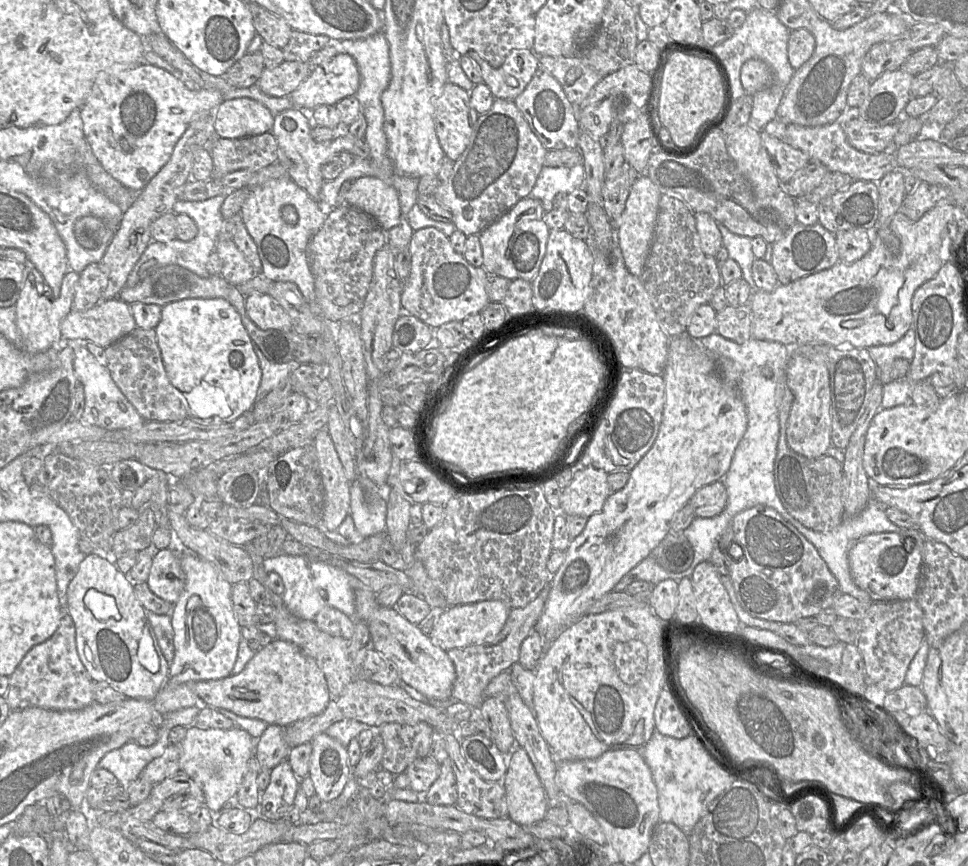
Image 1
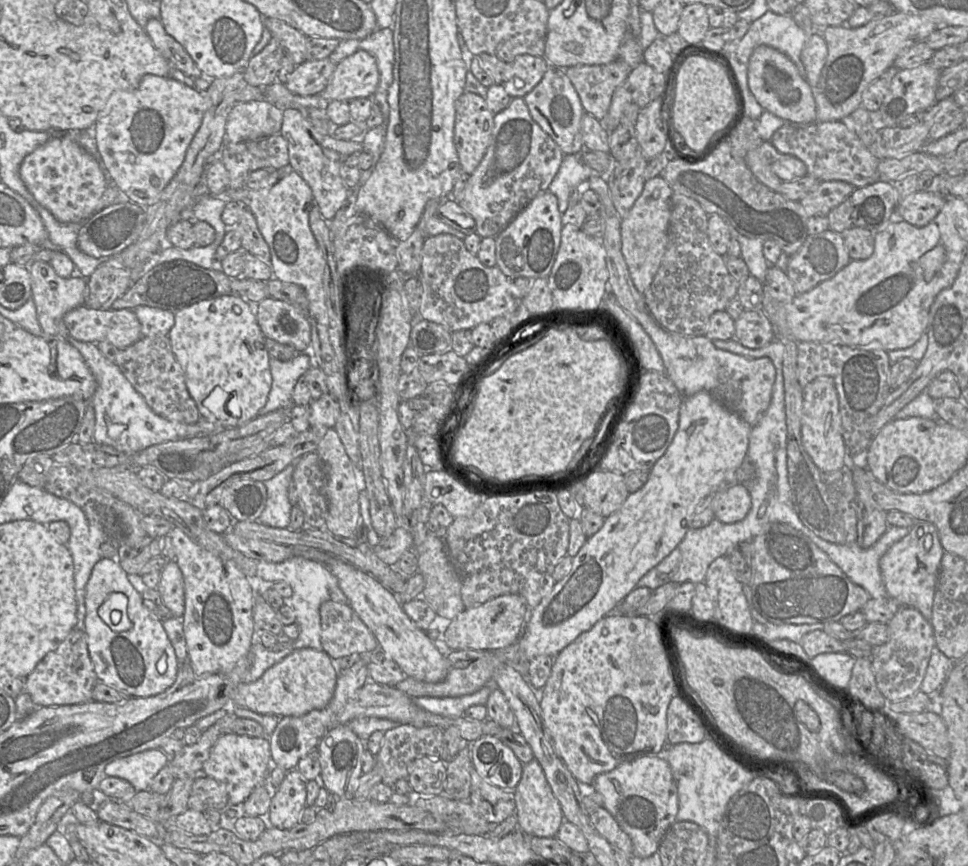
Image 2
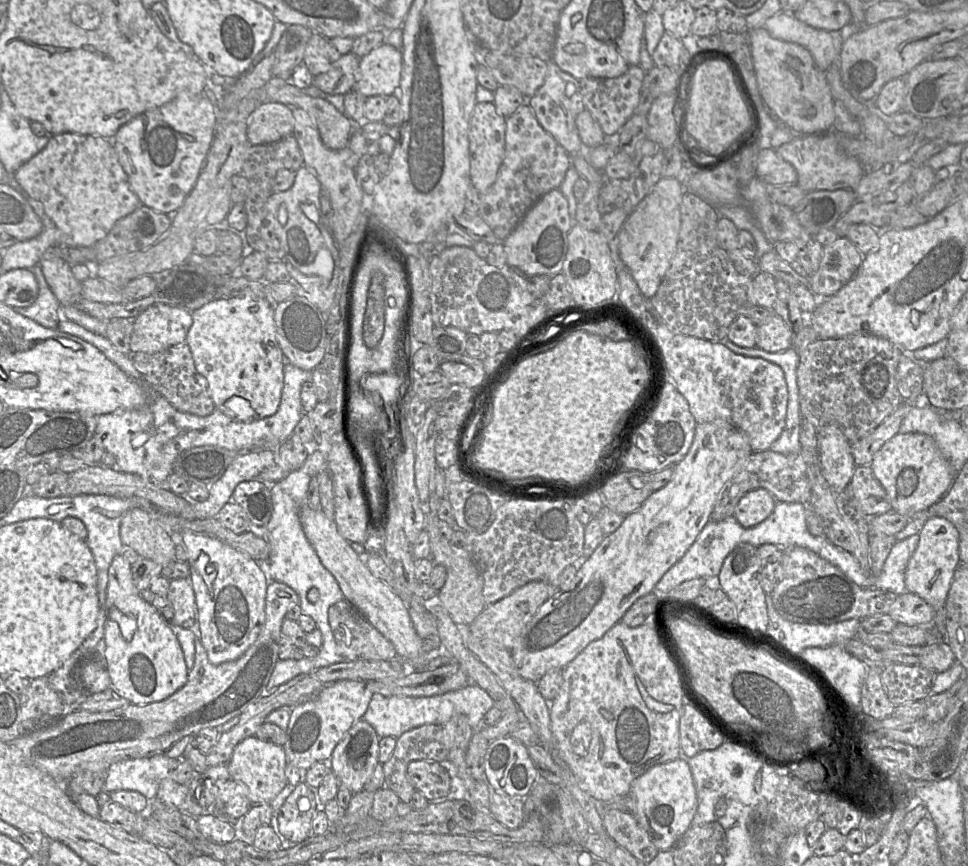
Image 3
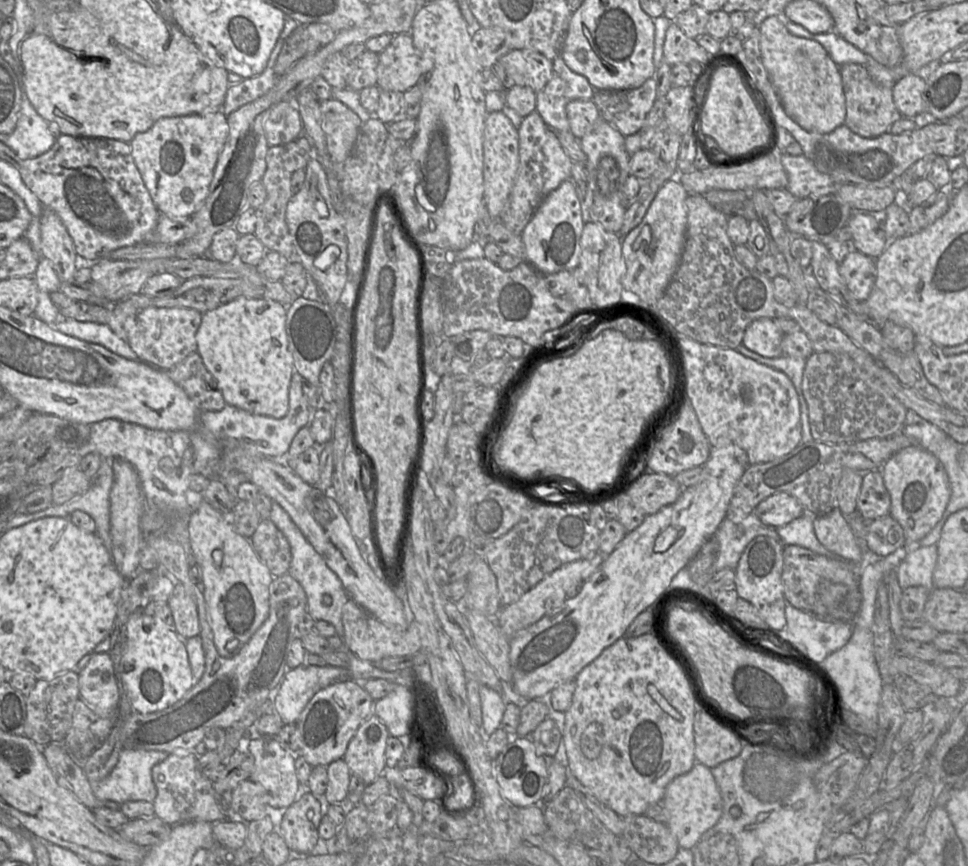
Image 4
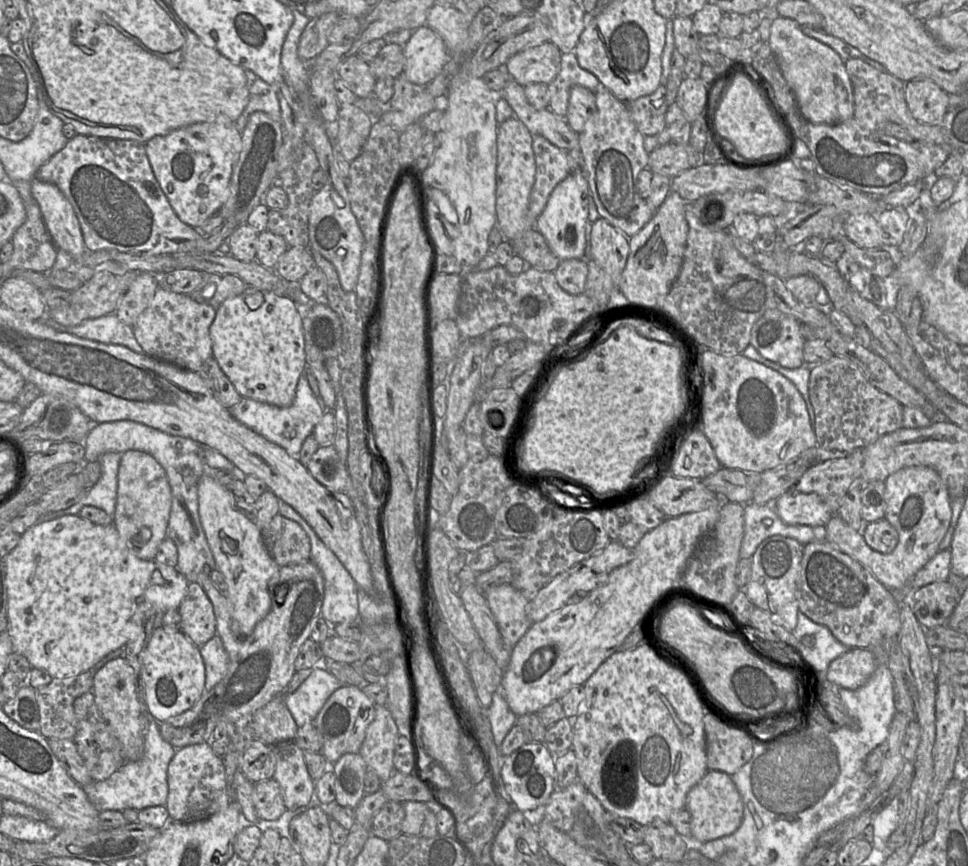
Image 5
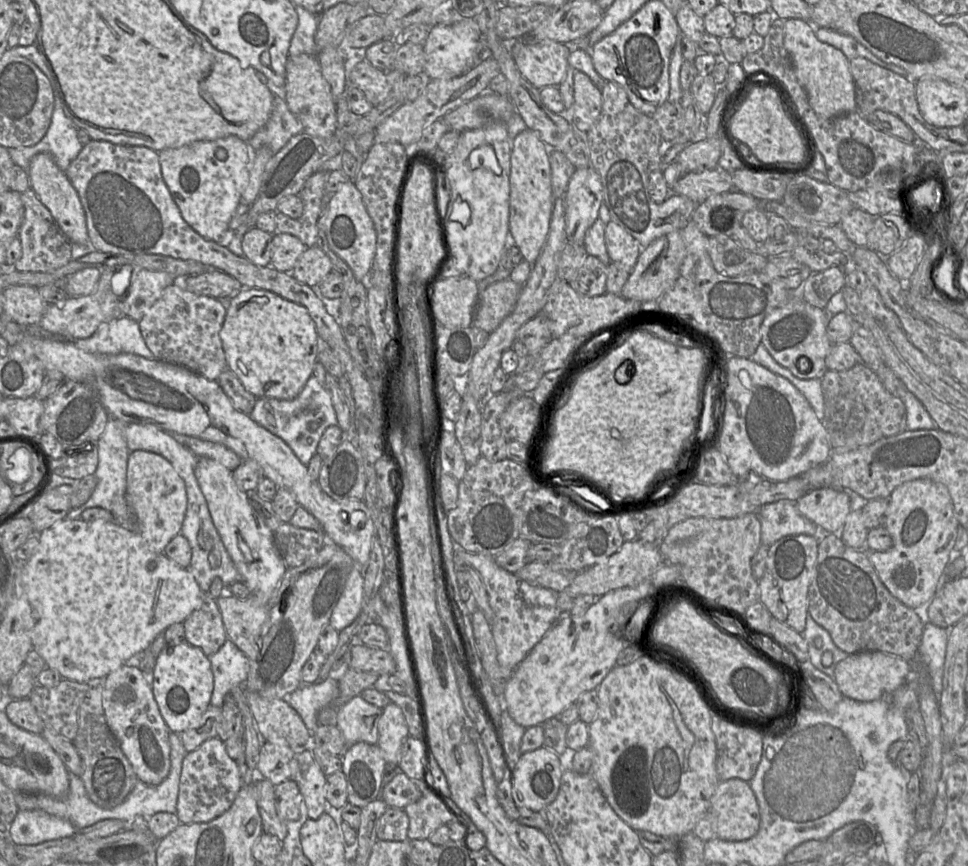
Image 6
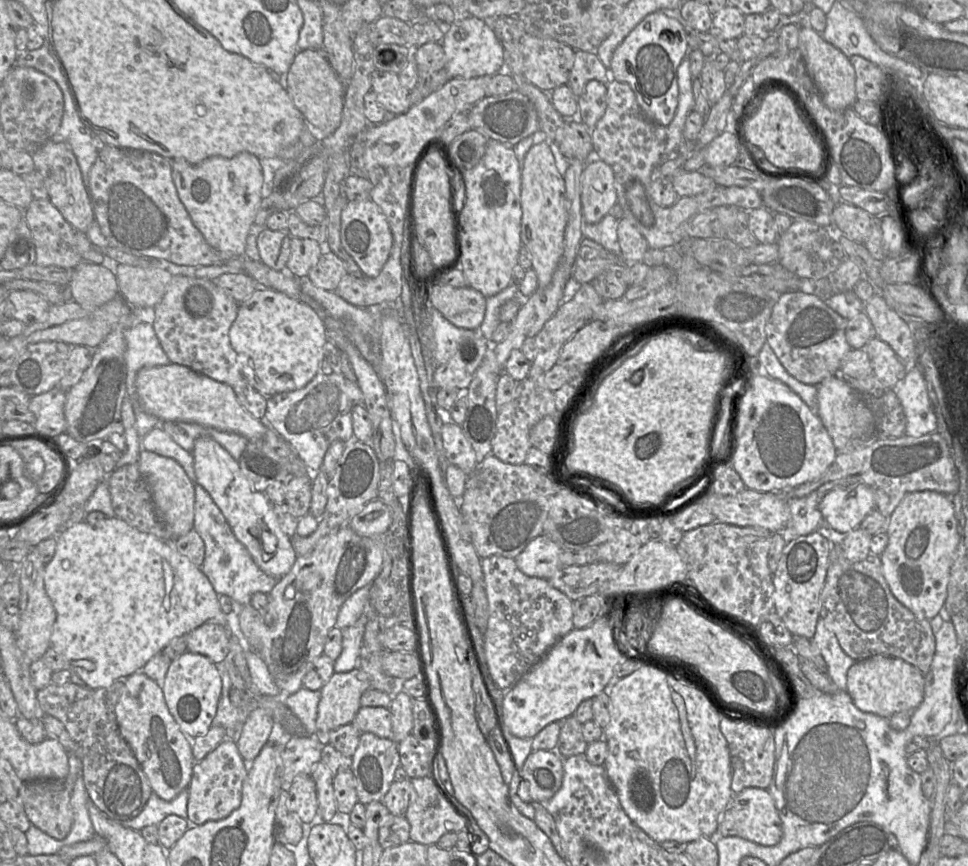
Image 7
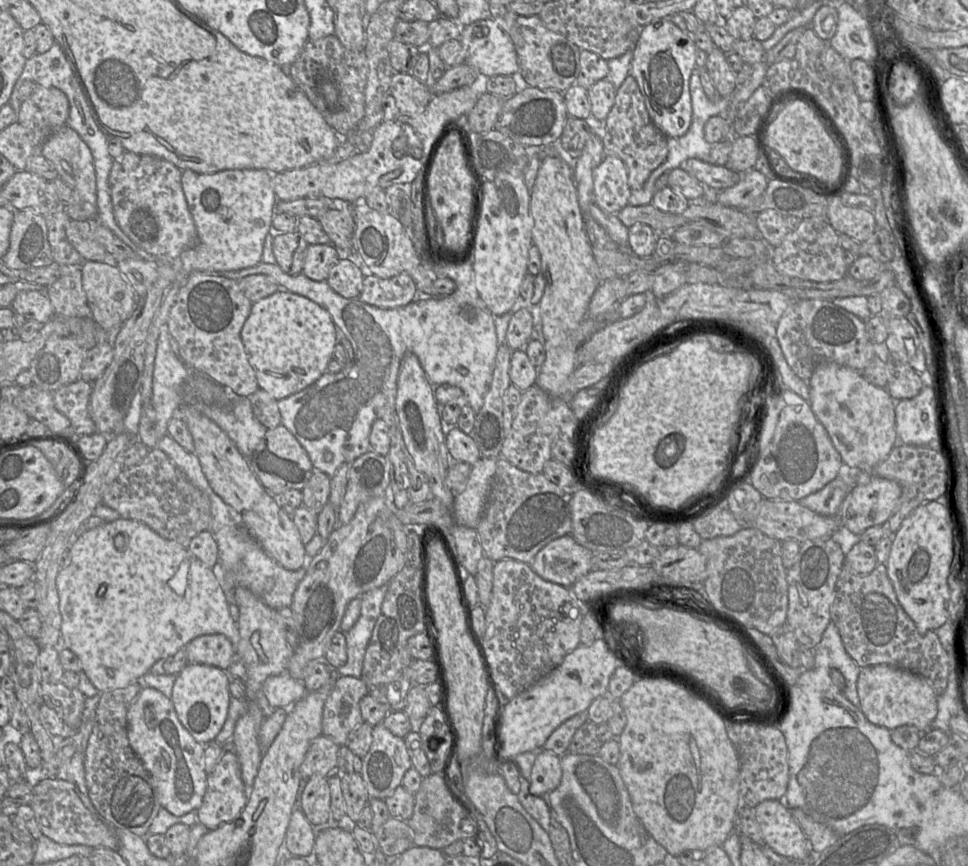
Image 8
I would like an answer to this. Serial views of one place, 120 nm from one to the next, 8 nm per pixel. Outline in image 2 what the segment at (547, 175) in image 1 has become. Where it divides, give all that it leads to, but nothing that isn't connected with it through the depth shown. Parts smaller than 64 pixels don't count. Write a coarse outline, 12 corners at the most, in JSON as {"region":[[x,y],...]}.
{"region":[[580,153],[564,156],[548,187],[561,213],[571,189],[597,172],[581,162]]}

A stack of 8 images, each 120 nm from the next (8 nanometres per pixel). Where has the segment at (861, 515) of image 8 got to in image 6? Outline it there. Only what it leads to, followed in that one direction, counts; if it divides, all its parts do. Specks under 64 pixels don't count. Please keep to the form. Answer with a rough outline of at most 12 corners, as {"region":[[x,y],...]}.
{"region":[[838,488],[811,490],[796,501],[801,515],[830,533],[852,510]]}

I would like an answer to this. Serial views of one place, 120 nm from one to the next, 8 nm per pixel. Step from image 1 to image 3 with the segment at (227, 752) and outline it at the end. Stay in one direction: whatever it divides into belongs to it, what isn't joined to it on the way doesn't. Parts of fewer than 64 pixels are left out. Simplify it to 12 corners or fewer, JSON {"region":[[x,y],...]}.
{"region":[[247,737],[226,764],[252,804],[289,786],[282,746]]}

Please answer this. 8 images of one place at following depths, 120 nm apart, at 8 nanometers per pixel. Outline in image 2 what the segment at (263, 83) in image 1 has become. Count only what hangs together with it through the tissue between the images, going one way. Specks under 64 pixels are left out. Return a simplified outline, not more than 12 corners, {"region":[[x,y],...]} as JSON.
{"region":[[328,58],[295,66],[283,84],[296,95],[318,95],[336,64]]}

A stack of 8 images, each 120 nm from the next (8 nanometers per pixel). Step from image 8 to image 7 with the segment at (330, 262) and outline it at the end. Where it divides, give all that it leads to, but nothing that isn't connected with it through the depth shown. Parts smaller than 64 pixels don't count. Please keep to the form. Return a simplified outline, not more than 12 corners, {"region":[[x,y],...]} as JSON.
{"region":[[292,237],[287,271],[307,277],[322,255],[311,239]]}

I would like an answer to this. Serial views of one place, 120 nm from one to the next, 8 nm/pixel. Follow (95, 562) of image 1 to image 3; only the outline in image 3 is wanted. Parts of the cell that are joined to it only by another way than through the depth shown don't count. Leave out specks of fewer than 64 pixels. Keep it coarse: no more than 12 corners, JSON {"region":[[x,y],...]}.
{"region":[[131,563],[108,569],[97,649],[118,694],[162,701],[186,684],[176,635]]}

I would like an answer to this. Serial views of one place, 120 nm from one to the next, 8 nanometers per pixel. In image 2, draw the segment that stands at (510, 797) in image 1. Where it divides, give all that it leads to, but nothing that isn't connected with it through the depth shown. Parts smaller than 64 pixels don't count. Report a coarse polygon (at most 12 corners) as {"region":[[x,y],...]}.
{"region":[[536,759],[514,789],[519,829],[555,837],[565,818]]}

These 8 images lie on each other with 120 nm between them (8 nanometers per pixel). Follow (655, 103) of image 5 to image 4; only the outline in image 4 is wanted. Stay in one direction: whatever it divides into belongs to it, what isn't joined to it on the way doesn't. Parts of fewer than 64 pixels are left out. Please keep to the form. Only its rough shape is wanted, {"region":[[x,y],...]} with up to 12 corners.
{"region":[[634,89],[595,90],[602,119],[624,136],[642,131],[656,97]]}

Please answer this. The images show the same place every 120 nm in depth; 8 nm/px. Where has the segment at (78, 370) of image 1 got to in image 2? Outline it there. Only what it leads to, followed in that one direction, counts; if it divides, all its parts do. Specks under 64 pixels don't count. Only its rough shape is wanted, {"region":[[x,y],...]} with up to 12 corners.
{"region":[[67,341],[97,383],[95,442],[136,453],[223,429],[159,416],[95,343]]}

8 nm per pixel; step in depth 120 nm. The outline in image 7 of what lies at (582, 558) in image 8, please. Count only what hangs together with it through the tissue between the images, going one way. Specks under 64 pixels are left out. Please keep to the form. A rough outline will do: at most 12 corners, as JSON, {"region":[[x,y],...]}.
{"region":[[545,534],[514,560],[527,576],[548,580],[560,567],[560,546]]}

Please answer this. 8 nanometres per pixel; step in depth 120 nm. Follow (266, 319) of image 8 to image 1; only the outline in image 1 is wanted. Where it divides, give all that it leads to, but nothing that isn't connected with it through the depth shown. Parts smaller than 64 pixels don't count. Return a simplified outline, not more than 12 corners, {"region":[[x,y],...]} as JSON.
{"region":[[223,298],[161,308],[154,328],[188,418],[250,412],[262,371]]}

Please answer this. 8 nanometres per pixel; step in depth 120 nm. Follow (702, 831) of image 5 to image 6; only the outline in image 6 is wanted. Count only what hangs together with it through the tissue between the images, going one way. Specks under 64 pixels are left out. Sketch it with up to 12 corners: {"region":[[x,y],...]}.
{"region":[[720,781],[706,817],[718,839],[752,838],[760,811],[749,783]]}

